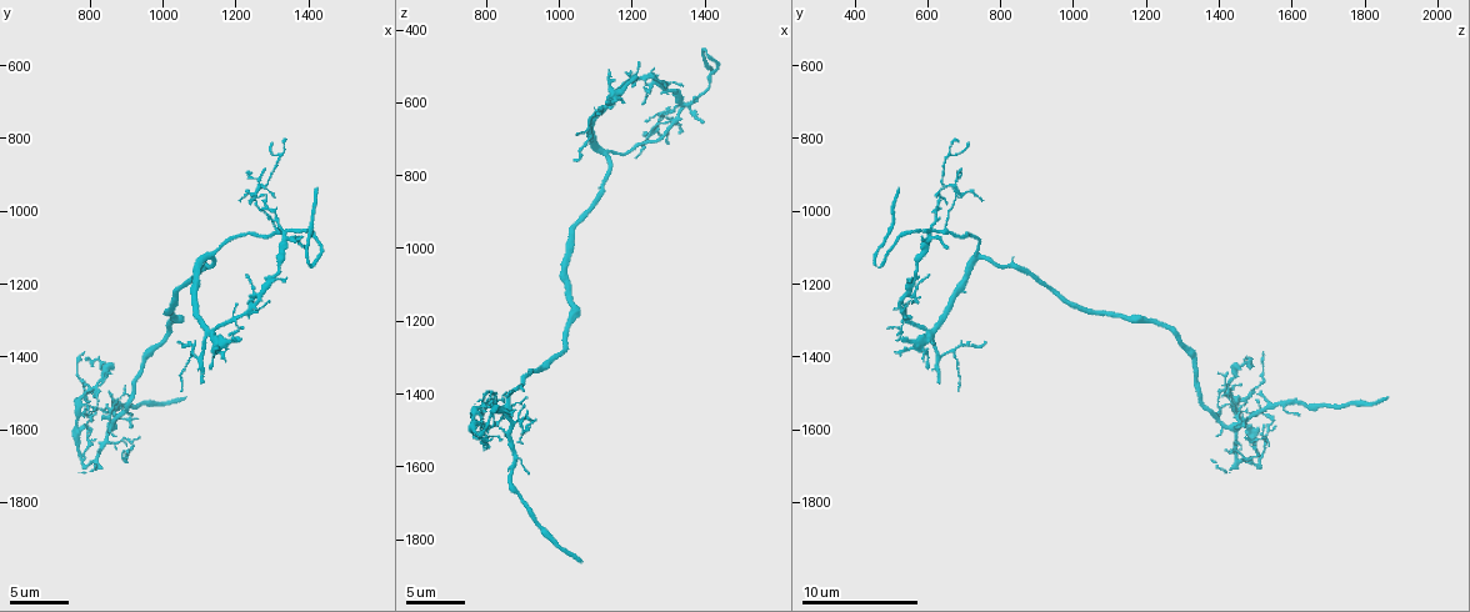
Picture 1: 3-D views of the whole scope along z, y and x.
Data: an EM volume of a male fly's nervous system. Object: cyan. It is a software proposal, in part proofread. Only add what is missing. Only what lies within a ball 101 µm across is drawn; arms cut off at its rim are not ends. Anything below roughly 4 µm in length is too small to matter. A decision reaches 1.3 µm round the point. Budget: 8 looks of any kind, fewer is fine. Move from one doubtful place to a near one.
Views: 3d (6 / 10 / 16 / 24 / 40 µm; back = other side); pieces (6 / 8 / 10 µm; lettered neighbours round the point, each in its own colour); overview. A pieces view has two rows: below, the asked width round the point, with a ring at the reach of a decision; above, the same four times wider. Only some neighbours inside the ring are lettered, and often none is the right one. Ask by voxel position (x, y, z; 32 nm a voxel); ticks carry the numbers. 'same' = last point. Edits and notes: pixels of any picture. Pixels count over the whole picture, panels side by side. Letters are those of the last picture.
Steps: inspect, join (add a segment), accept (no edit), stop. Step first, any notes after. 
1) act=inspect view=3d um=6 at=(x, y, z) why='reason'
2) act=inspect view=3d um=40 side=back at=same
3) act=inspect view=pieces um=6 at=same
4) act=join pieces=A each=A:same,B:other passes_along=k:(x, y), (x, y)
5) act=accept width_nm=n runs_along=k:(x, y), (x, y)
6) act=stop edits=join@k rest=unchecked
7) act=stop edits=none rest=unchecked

act=inspect view=pieces um=10 at=(1040, 1350, 750)

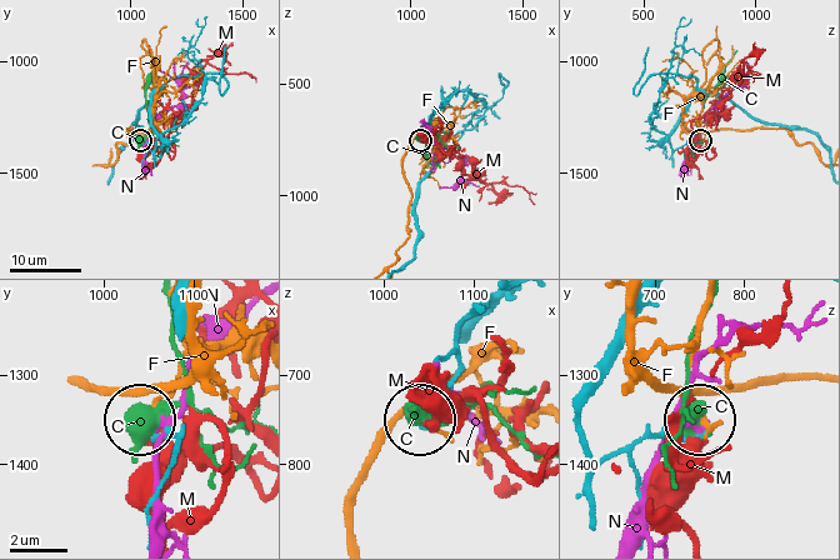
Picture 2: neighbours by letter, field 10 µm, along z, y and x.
act=accept each=C:other,F:other,M:other,N:other runs_along=2:(639, 306), (584, 406), (584, 450), (595, 460), (703, 429) found='none of them fits'

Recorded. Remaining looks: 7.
act=inspect view=pieces um=10 at=(1390, 1100, 650)

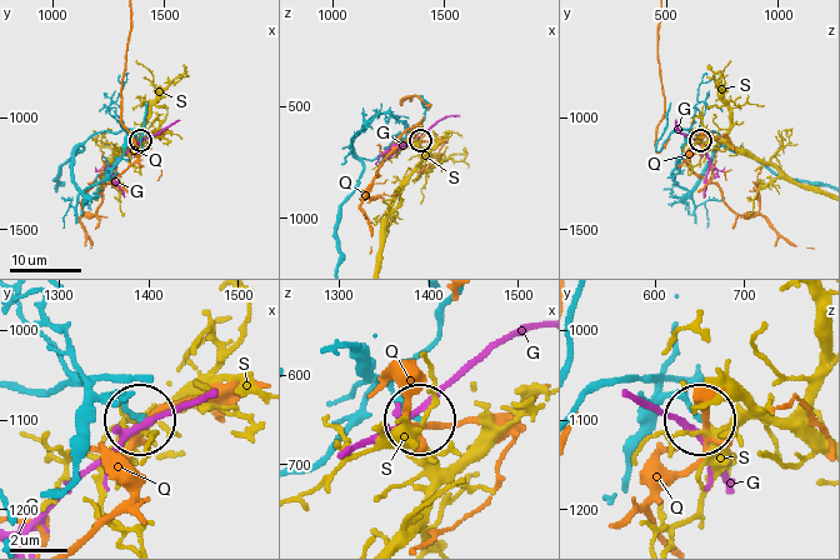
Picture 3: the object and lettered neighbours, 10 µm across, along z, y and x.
act=accept width_nm=180 each=G:other,Q:other,S:other found='none of them fits'

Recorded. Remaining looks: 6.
act=inspect view=pieces um=6 at=(1420, 940, 520) why='thin end'

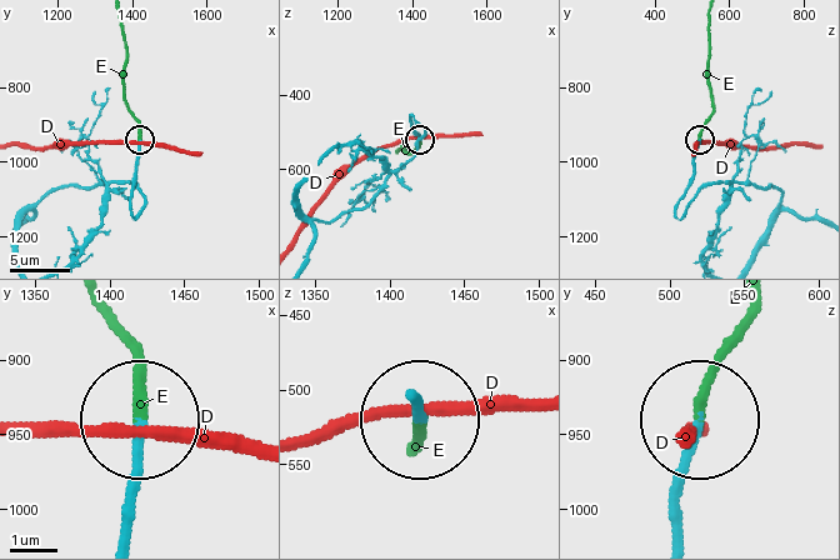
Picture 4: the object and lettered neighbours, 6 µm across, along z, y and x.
act=join pieces=E each=D:other,E:same passes_along=4:(679, 533), (703, 390), (746, 306) found='it goes on there'

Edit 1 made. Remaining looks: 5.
act=inspect view=overview why='see it whole again'

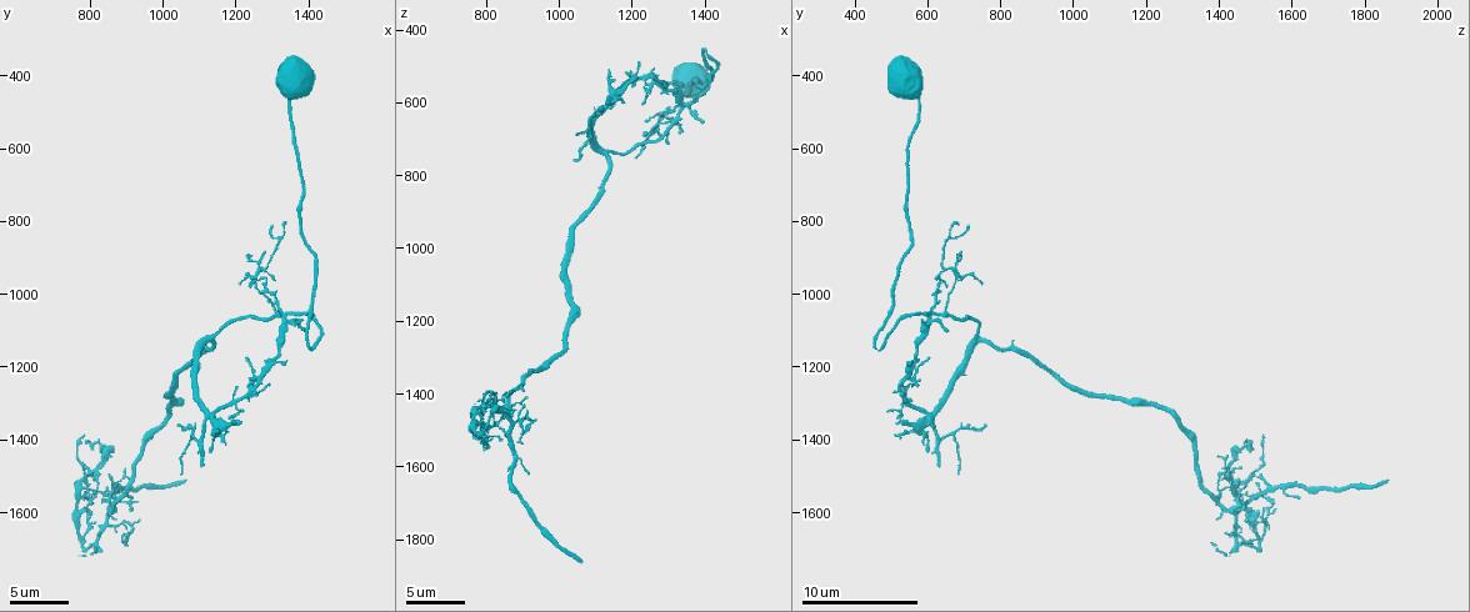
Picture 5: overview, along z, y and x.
act=inspect view=pieces um=8 at=(860, 1500, 1520) why='tapers out'

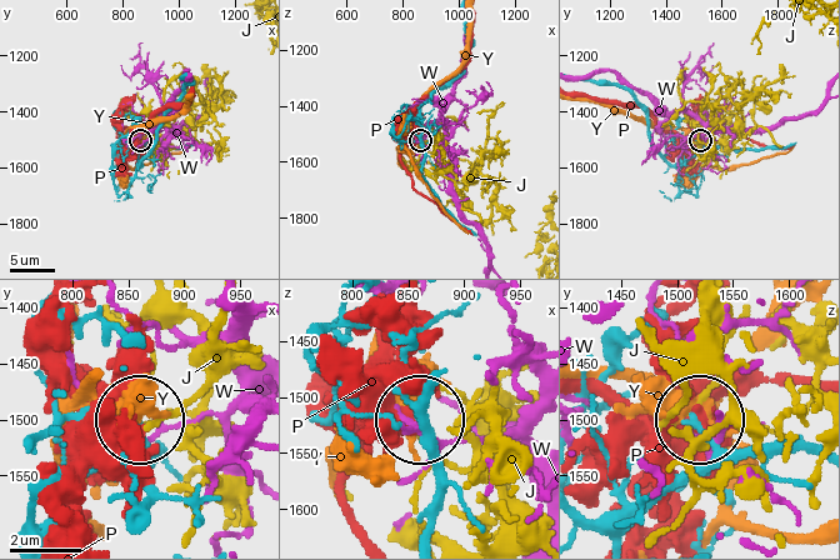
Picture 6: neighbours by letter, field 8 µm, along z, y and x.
act=accept each=J:other,P:other,W:other,Y:other found='none of them fits'

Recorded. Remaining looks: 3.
act=stop edits=join@4 rest=unchecked

